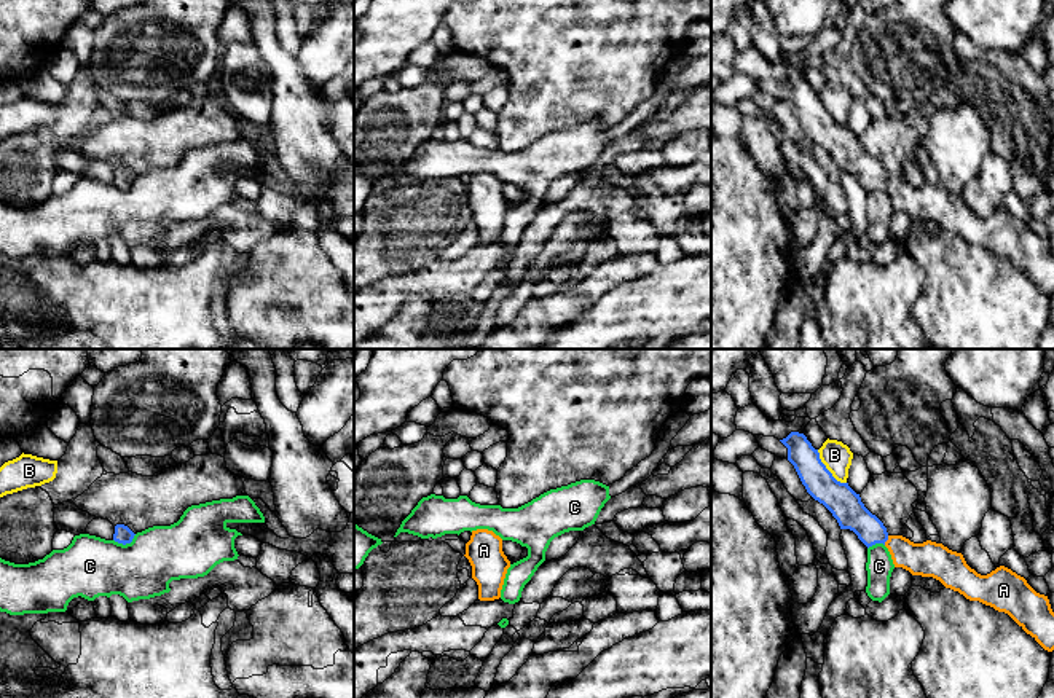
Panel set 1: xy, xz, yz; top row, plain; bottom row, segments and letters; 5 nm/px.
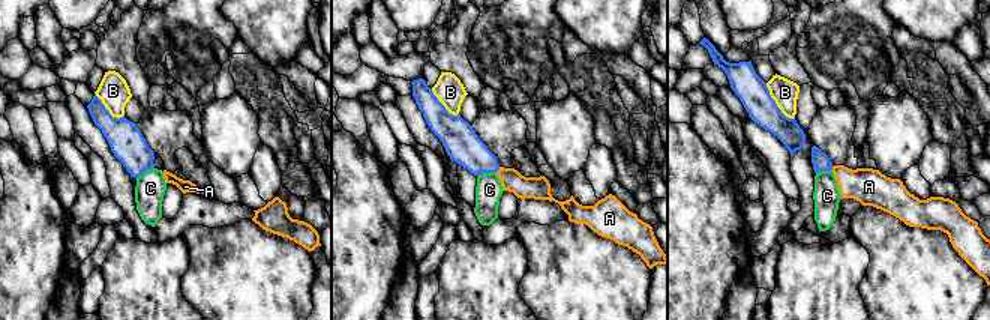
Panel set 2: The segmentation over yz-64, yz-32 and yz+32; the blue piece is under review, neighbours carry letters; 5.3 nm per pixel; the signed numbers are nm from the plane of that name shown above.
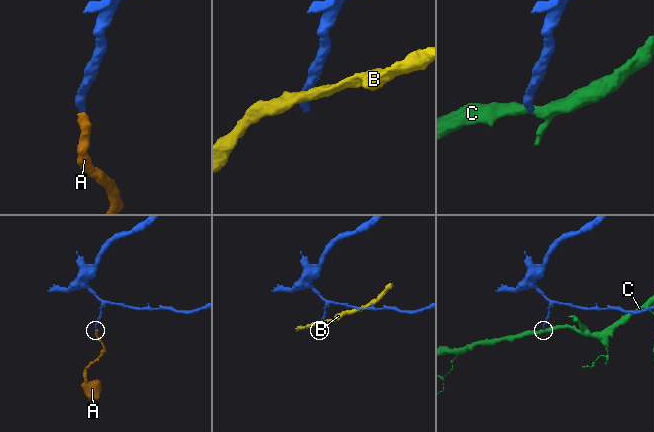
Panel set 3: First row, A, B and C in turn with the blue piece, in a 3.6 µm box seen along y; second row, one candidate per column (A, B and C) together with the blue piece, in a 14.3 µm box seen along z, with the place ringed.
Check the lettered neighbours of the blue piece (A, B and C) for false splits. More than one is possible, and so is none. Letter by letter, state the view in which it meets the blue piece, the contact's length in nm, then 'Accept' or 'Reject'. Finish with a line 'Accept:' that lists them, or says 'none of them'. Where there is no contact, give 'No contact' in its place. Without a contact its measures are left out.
A: Touches blue in yz. Shared border 50 nm. Accept
B: Touches blue in yz. Shared border 220 nm. Reject
C: Touches blue in xy. Shared border 120 nm. Reject
Accept: A

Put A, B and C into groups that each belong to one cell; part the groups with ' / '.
A / B / C

